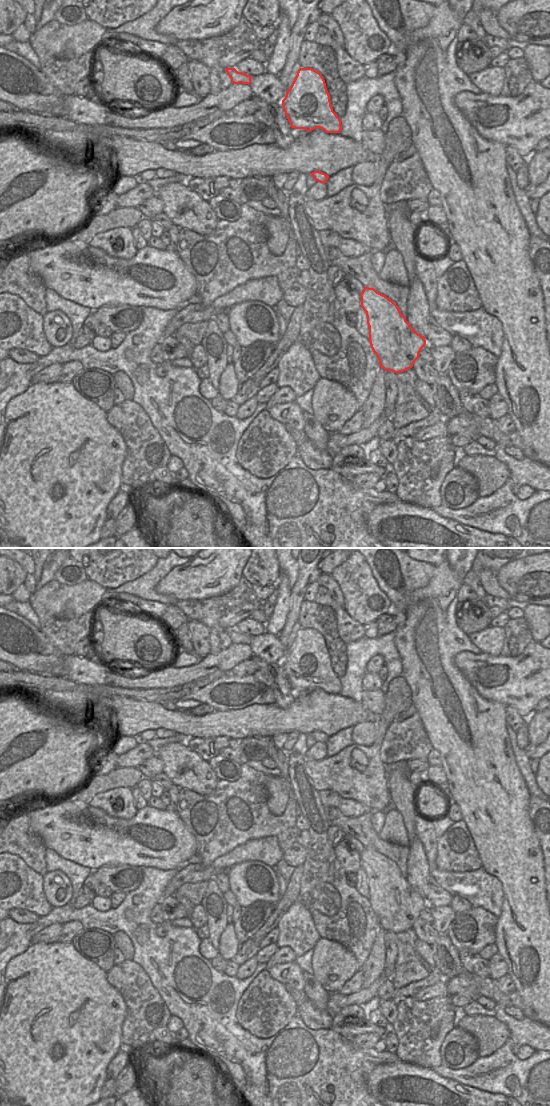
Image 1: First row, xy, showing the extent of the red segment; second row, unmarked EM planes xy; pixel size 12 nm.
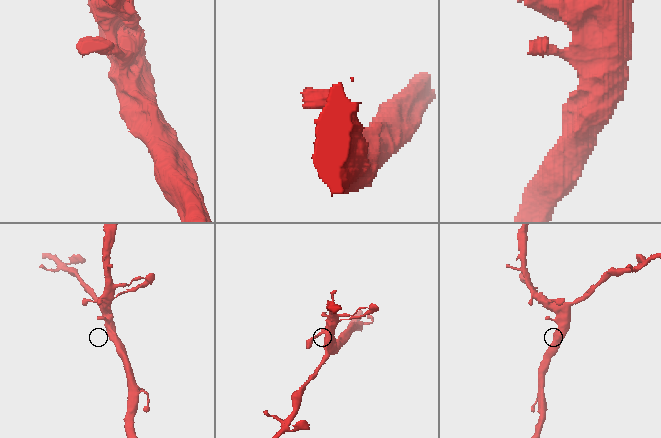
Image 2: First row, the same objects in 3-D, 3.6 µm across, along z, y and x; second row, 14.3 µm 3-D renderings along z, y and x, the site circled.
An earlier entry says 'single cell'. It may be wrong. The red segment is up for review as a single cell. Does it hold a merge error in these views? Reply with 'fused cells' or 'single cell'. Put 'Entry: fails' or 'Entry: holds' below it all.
single cell
Entry: holds

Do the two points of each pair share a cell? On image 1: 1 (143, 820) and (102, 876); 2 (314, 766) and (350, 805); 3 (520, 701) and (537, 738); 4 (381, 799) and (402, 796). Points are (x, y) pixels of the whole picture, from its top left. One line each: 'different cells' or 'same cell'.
1: different cells
2: different cells
3: different cells
4: different cells

